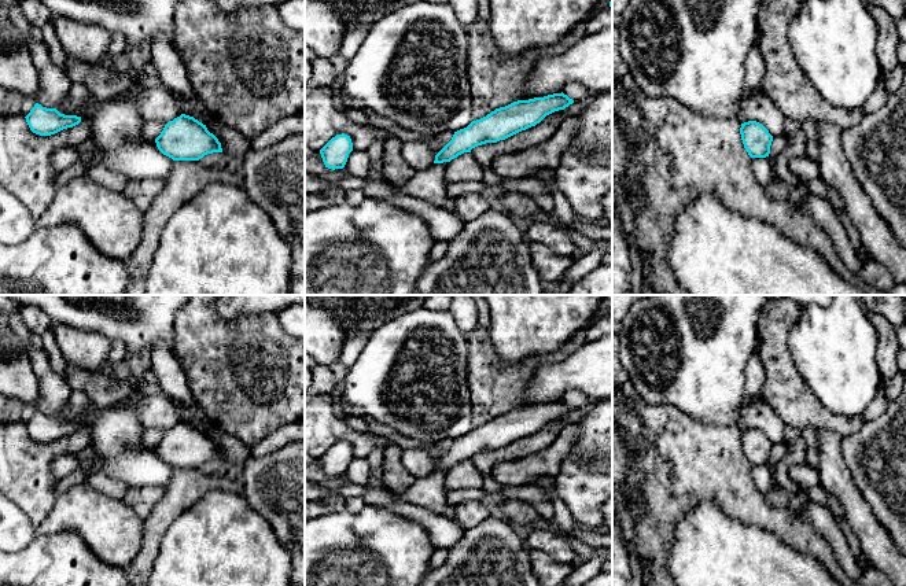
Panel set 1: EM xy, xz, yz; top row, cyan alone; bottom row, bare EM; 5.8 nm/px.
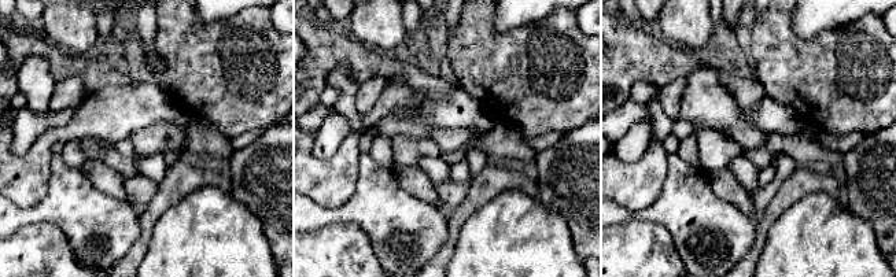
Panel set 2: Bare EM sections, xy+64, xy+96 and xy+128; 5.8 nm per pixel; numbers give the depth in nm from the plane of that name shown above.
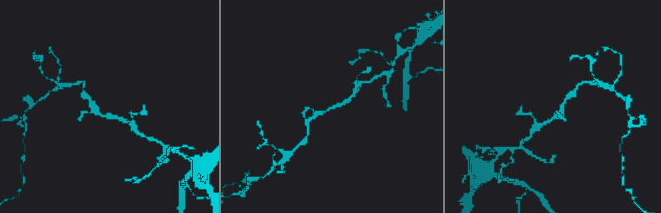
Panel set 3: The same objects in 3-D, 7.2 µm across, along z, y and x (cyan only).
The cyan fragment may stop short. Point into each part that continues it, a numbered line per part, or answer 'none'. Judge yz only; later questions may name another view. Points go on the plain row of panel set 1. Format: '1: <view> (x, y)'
none

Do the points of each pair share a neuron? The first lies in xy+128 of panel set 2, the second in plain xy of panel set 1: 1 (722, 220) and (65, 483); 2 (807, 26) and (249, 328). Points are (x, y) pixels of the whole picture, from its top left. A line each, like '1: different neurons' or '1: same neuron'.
1: different neurons
2: different neurons

